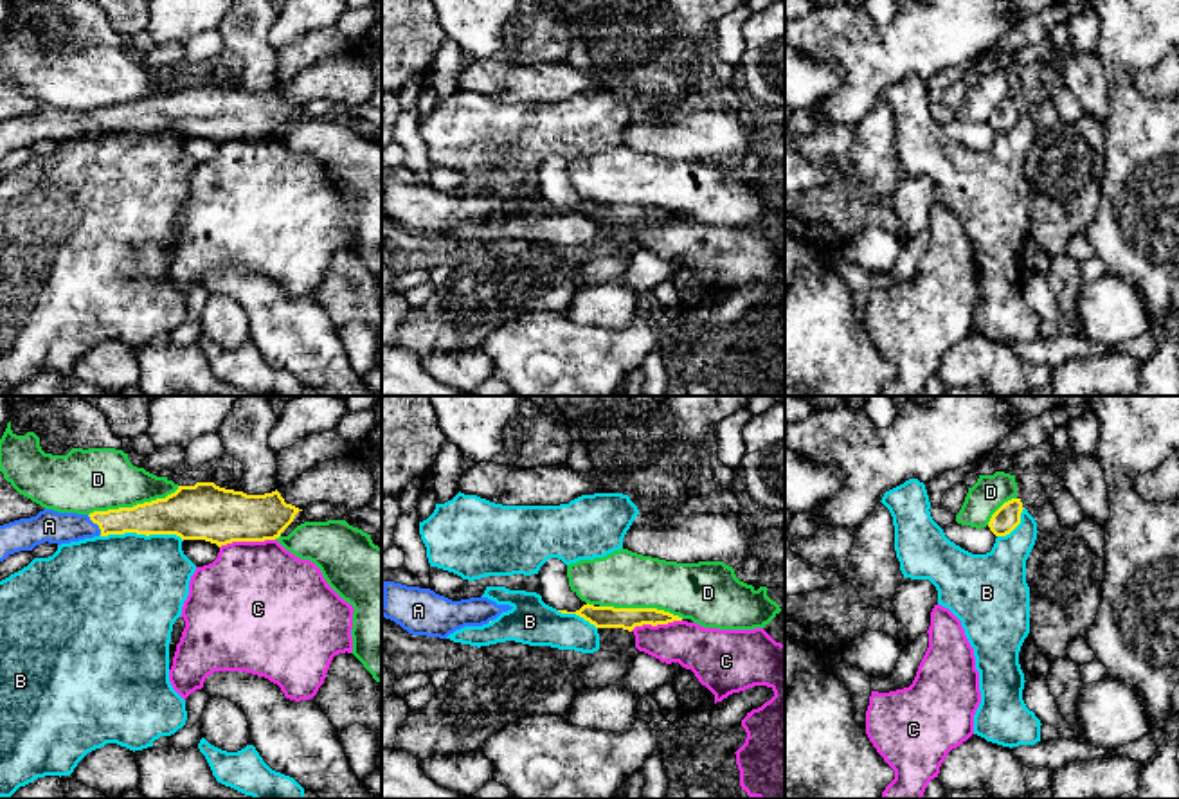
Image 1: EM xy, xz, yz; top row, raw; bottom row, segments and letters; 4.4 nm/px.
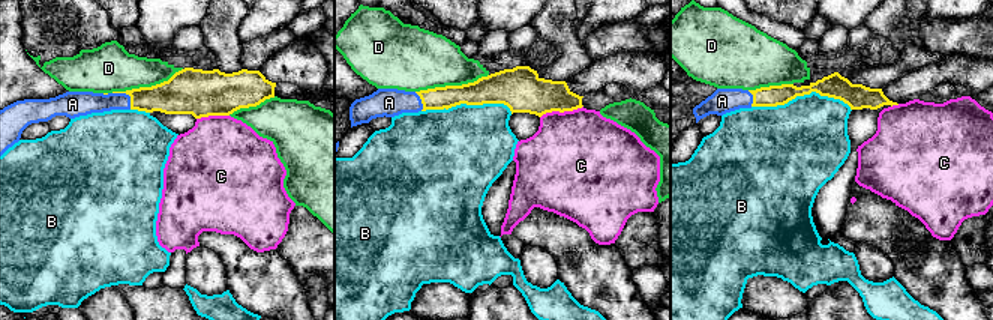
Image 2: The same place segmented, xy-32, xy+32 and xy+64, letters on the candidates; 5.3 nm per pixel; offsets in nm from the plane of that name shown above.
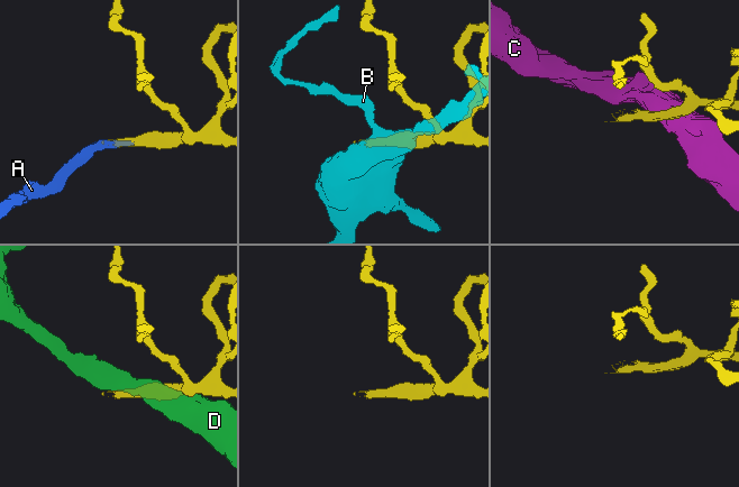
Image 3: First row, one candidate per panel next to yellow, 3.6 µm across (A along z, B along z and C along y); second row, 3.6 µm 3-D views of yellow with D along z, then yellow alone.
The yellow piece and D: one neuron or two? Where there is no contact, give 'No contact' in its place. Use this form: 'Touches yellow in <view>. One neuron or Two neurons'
Touches yellow in xy. Two neurons

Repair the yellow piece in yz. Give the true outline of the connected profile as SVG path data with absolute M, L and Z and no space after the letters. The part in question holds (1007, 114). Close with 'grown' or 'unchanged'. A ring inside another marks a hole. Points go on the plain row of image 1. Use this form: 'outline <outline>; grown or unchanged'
outline M1021 95L1004 99L990 115L988 124L995 133L1010 131L1021 121L1022 110Z; unchanged

